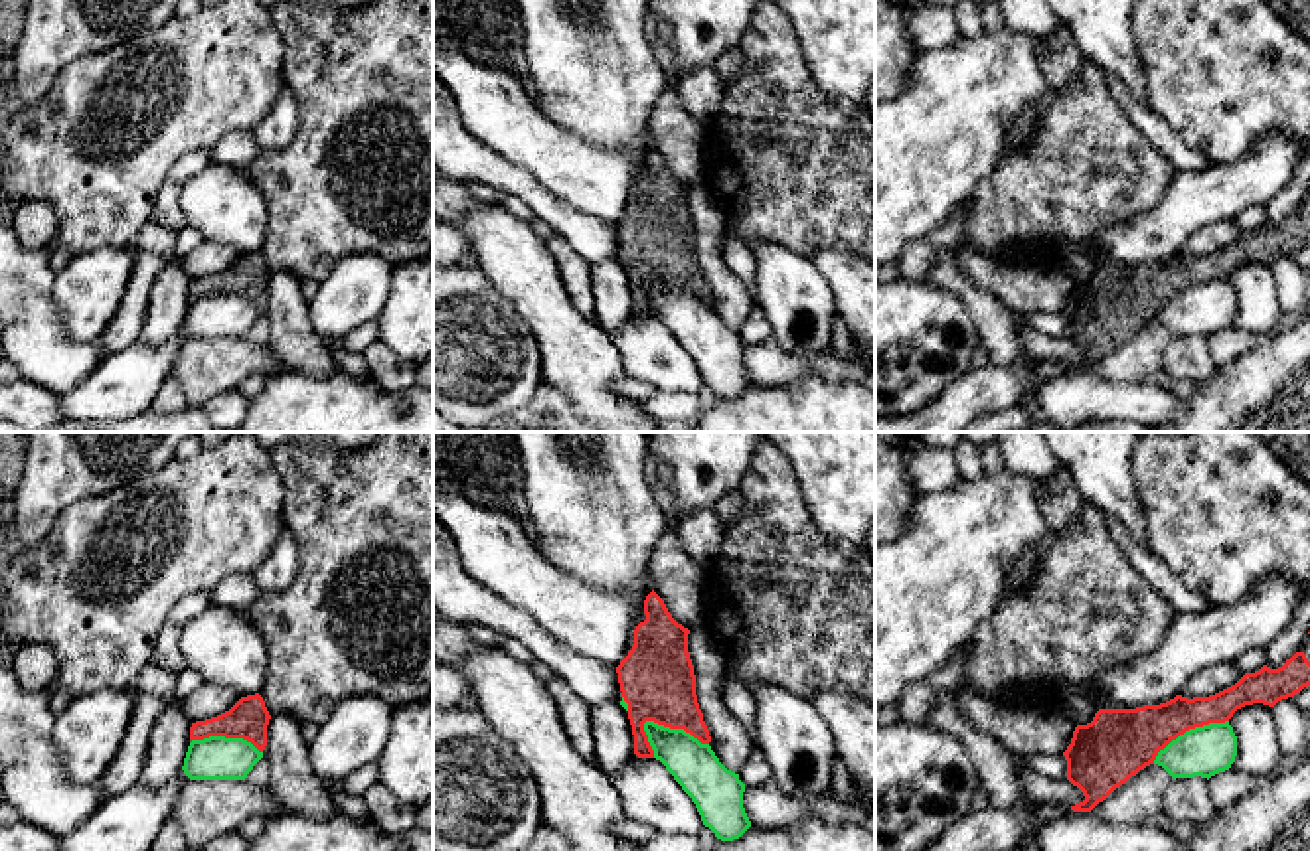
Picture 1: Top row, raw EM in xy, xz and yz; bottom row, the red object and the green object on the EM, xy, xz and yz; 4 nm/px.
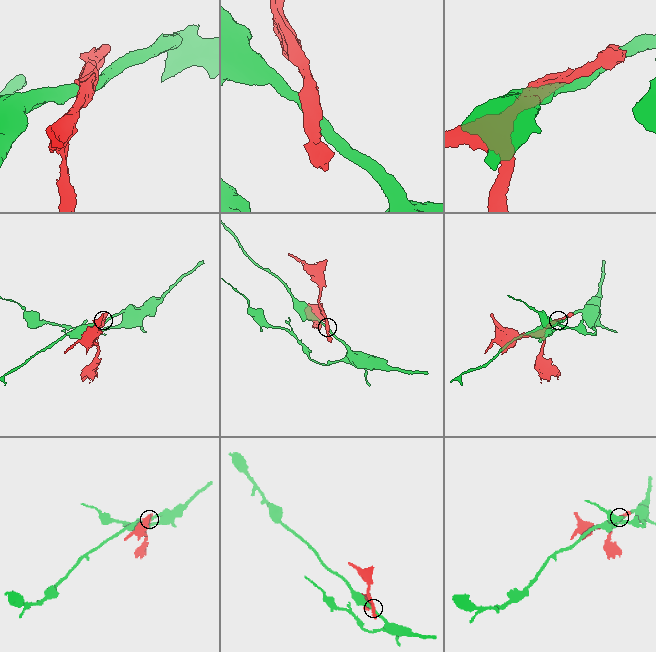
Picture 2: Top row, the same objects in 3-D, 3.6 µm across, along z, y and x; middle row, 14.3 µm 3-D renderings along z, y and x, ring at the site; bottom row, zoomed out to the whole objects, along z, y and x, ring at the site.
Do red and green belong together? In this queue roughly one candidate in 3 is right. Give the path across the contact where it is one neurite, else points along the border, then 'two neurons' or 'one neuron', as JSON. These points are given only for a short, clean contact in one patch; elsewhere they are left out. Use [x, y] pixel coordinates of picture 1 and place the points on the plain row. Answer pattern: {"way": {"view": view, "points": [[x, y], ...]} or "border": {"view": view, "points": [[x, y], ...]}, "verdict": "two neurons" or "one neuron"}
{"verdict": "two neurons"}

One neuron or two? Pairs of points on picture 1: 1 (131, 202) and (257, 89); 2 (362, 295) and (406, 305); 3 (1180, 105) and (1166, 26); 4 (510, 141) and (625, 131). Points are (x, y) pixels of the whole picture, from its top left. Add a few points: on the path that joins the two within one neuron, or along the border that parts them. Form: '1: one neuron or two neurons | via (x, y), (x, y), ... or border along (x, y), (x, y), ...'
1: one neuron | via (147, 164), (220, 91)
2: two neurons | border along (394, 265), (390, 295), (376, 316)
3: one neuron | via (1180, 85), (1180, 46)
4: two neurons | border along (540, 107), (568, 131), (621, 153)

